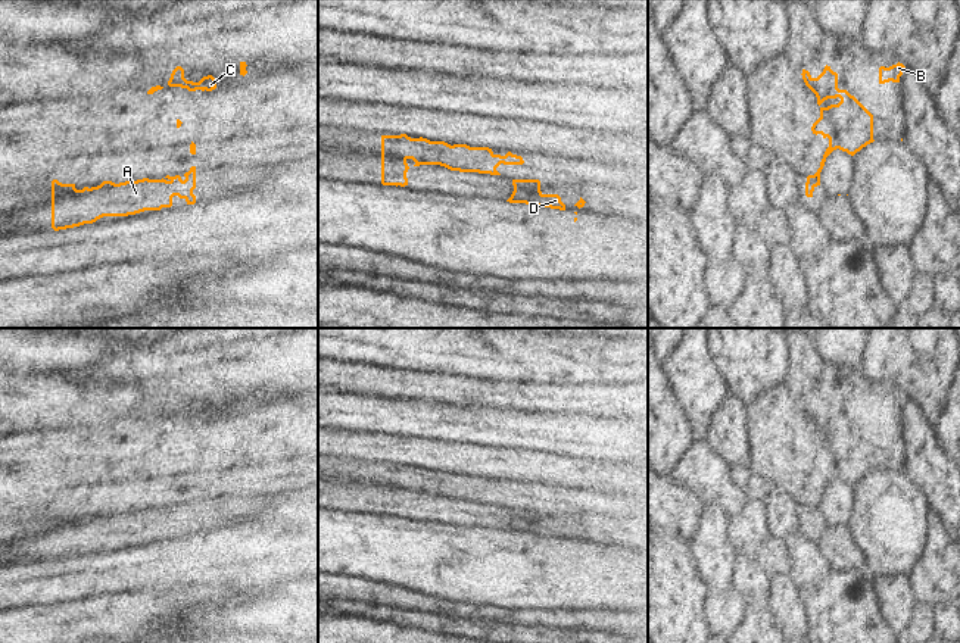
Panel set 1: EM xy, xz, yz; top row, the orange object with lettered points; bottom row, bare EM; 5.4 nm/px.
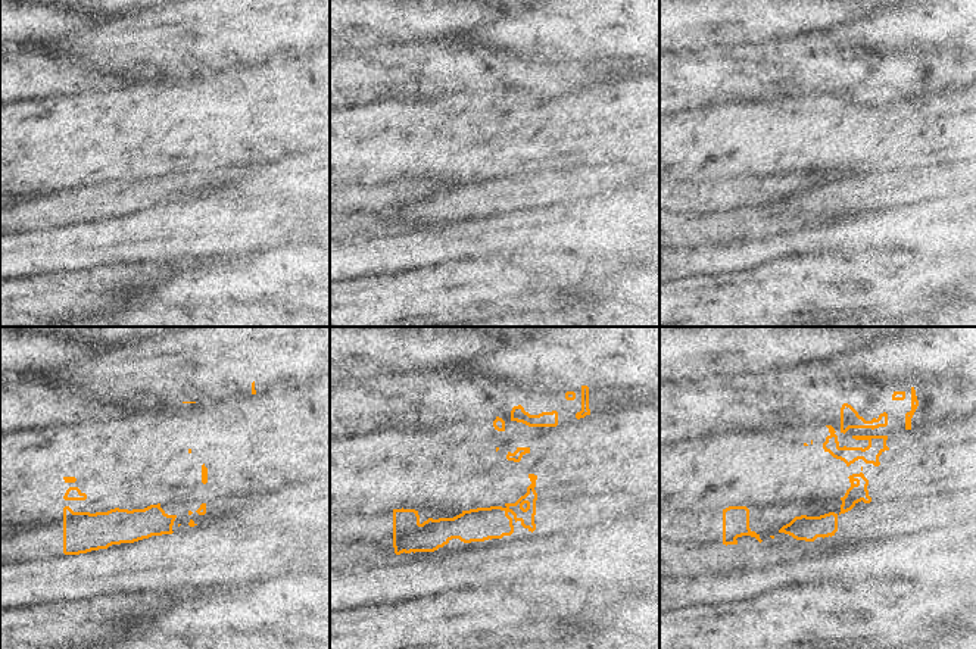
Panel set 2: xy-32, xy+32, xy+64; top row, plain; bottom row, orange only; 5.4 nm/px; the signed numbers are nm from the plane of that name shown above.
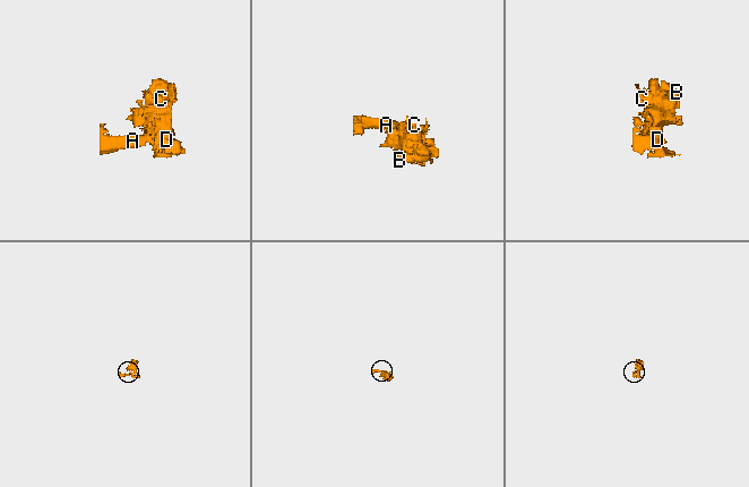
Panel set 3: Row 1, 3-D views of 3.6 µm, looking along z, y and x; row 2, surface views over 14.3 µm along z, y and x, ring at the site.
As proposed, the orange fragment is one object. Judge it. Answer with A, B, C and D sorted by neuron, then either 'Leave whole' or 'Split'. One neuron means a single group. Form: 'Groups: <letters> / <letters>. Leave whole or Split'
Groups: A / B C D. Split

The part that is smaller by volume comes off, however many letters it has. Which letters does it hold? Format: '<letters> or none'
A

